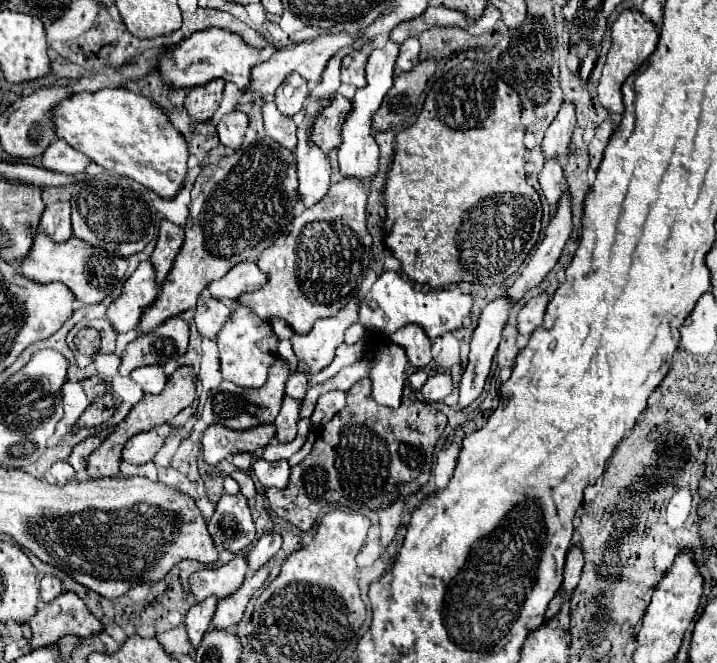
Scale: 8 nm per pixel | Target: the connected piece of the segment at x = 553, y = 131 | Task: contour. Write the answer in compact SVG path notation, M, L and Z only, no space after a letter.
M564 103L542 141L542 153L546 159L564 159L570 155L570 139L574 127L576 127L574 105Z

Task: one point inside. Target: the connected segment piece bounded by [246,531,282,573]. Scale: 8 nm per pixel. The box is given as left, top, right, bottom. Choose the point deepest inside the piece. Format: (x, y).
(267, 547)

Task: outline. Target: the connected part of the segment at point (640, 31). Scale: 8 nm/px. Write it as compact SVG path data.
M622 11L618 19L612 23L612 47L606 57L606 65L598 83L598 103L608 111L608 113L624 113L624 103L622 103L622 83L628 79L630 73L634 73L656 49L658 43L658 31L656 27L646 21L640 11Z

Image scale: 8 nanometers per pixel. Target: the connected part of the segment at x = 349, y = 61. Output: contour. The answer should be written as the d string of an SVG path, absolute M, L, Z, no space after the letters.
M356 49L348 53L342 59L342 83L350 83L354 87L364 87L366 77L364 77L364 67L368 61L368 51L366 49Z

